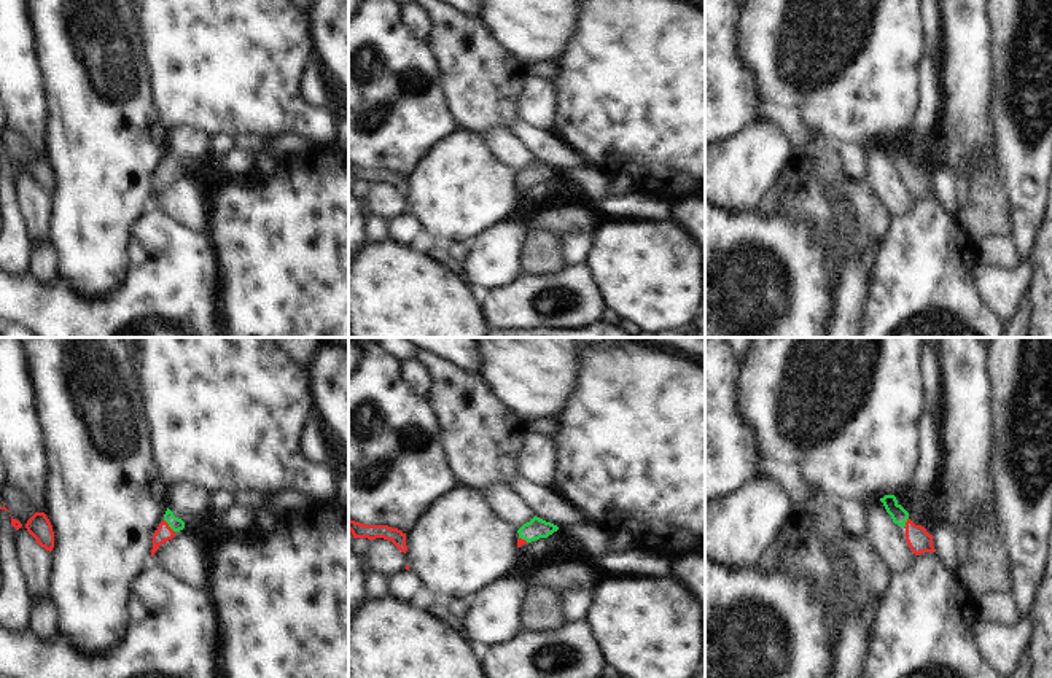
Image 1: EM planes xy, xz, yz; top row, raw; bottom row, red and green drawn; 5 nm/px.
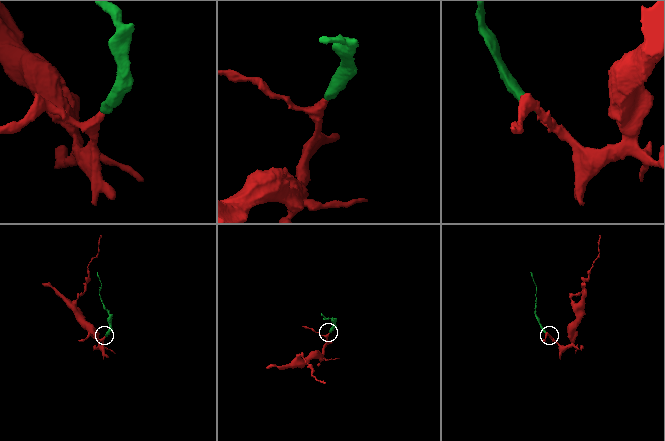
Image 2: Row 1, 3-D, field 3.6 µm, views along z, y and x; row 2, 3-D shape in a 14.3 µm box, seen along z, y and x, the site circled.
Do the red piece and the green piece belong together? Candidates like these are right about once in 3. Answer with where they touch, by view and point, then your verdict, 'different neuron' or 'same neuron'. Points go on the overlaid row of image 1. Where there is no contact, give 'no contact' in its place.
contact xy (167, 526); same neuron

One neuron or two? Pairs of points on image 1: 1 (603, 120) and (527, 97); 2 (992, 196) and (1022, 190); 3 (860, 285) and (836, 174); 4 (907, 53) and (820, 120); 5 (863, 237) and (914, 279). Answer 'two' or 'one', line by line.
1: two
2: two
3: one
4: one
5: two

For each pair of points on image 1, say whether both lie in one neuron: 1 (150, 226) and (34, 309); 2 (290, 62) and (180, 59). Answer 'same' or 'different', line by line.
1: same
2: same

